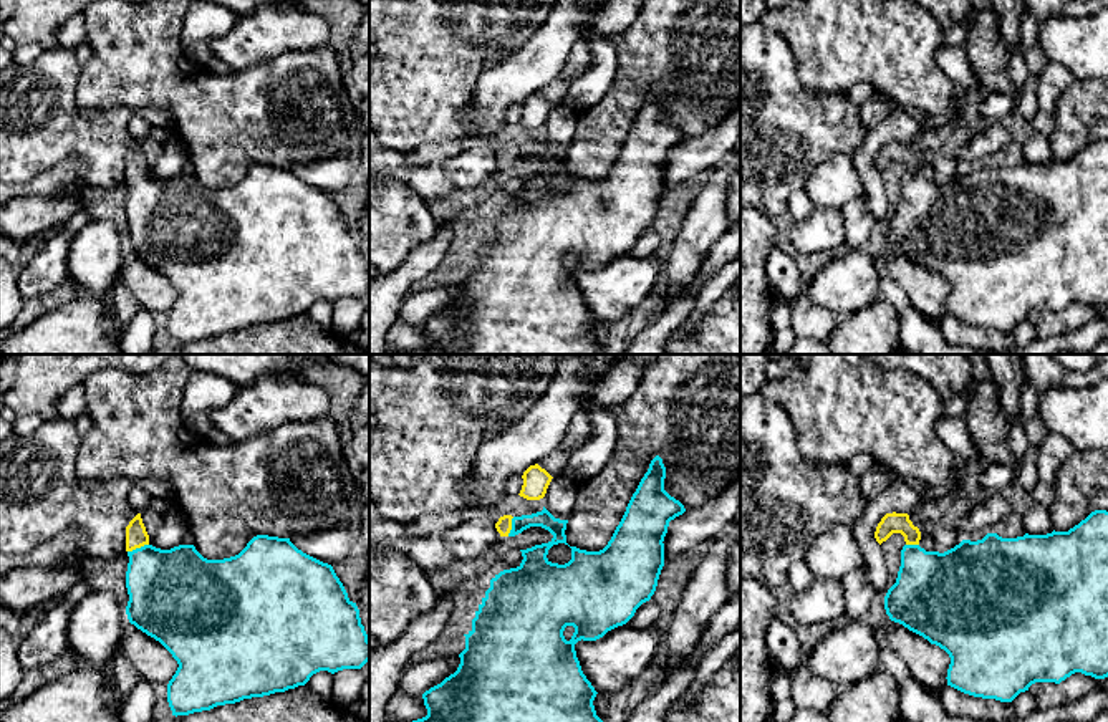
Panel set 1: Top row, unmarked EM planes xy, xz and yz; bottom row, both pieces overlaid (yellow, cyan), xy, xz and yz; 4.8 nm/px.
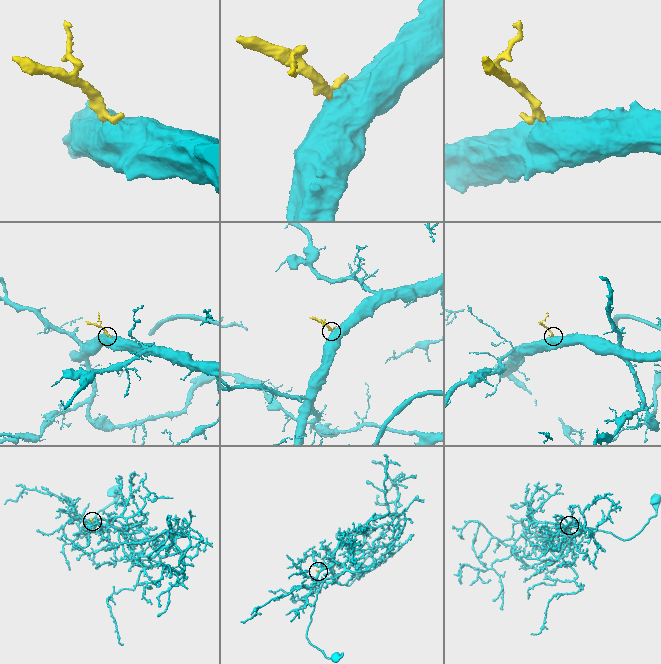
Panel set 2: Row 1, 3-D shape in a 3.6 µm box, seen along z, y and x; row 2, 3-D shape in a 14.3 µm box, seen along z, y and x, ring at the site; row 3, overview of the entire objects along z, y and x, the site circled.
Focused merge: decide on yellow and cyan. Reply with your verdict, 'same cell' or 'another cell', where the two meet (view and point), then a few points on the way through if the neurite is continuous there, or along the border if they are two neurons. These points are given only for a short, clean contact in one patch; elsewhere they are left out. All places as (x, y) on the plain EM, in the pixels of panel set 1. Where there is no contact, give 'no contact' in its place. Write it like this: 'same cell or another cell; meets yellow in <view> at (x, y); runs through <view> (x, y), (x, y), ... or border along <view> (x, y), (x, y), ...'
same cell; meets yellow in xy at (138, 176); runs through xy (136, 164), (138, 176), (151, 201), (168, 217)

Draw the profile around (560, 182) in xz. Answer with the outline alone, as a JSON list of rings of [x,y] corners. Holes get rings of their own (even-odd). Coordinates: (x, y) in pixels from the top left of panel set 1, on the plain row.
[[[565,172],[553,174],[547,184],[548,190],[565,194],[571,189],[571,177]]]

